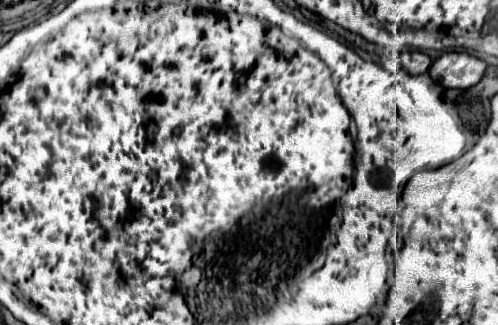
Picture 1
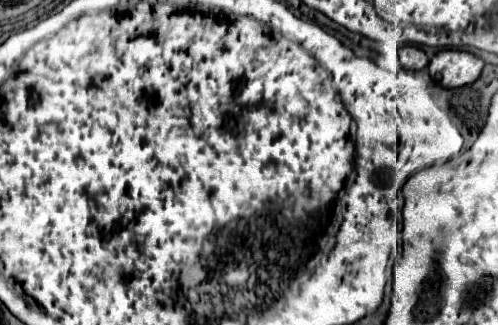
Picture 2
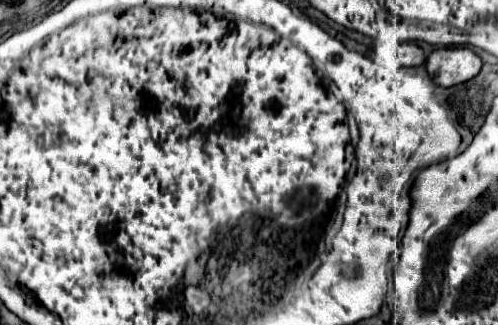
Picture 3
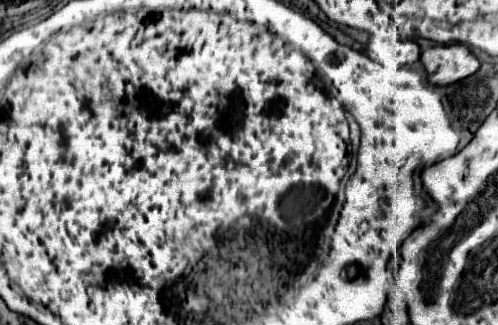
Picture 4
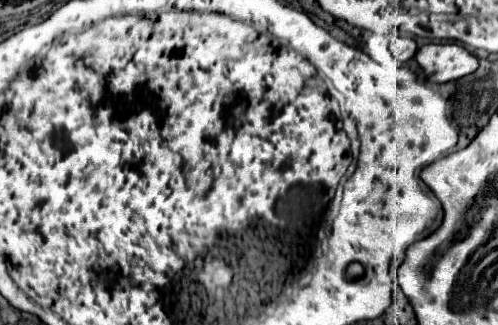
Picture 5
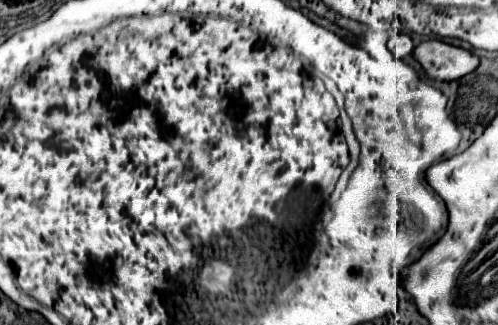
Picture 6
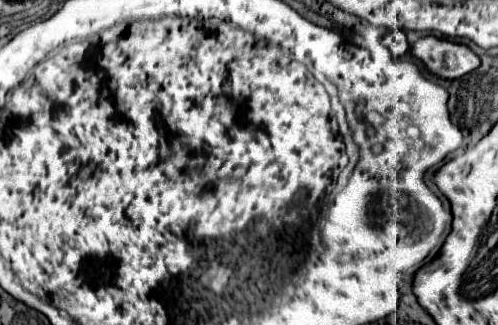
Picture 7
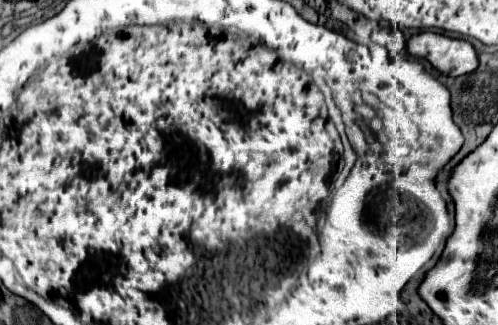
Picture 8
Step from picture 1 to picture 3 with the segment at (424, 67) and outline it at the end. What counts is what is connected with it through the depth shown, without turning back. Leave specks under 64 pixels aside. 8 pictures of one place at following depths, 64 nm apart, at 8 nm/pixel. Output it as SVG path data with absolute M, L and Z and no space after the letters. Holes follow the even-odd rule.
M404 42L398 46L398 58L404 66L418 66L424 62L424 52L414 42Z

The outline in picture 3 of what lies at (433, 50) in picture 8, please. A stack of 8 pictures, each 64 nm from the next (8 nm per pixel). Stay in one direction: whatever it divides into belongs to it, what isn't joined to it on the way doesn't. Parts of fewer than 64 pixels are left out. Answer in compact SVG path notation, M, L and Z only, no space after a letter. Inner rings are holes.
M436 48L426 58L426 70L438 86L450 88L476 76L482 60L470 48Z

